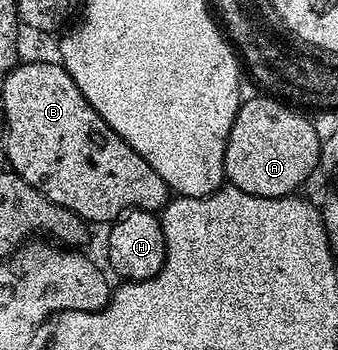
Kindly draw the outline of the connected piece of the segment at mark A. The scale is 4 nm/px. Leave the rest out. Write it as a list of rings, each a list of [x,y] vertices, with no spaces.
[[[257,97],[247,102],[245,99],[239,105],[220,166],[226,169],[225,181],[237,190],[261,198],[285,198],[293,195],[297,186],[307,185],[310,175],[317,168],[321,145],[313,121],[305,113],[277,98]]]

